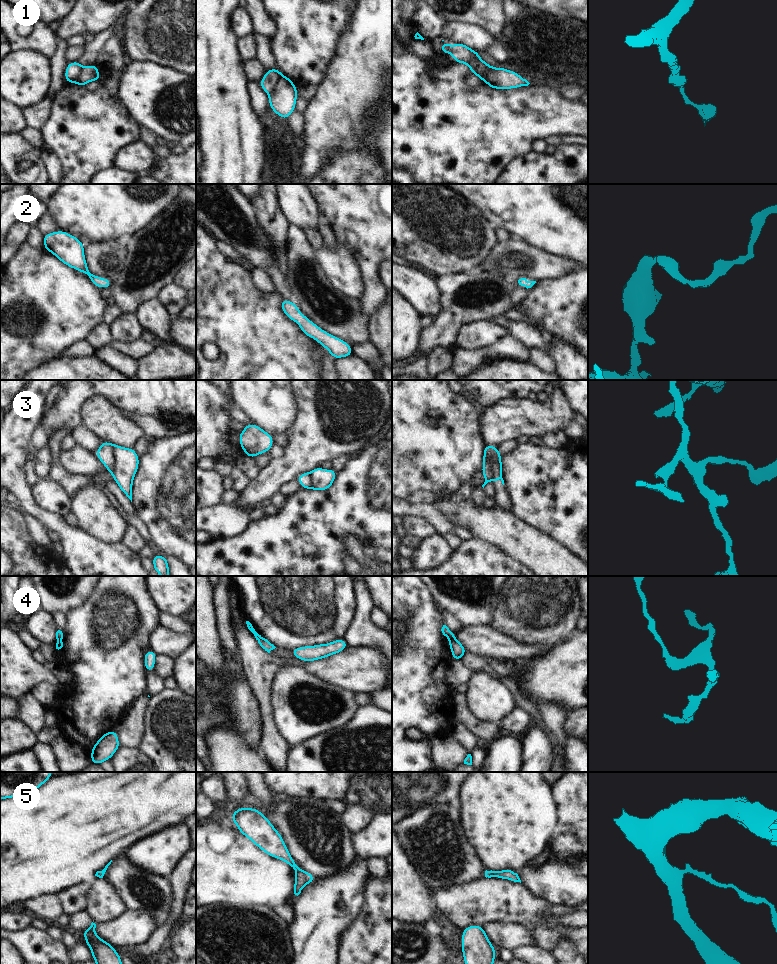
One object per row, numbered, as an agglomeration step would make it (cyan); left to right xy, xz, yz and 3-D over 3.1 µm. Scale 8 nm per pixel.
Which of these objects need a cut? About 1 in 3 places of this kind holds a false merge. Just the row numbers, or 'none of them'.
1, 3, 4

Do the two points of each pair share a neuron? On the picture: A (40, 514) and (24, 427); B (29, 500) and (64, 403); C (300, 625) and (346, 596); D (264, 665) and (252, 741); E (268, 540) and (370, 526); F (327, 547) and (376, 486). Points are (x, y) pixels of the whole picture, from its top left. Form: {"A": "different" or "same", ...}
{"A": "same", "B": "different", "C": "same", "D": "different", "E": "same", "F": "same"}

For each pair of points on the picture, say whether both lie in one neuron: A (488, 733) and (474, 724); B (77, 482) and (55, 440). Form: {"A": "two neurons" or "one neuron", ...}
{"A": "one neuron", "B": "one neuron"}

